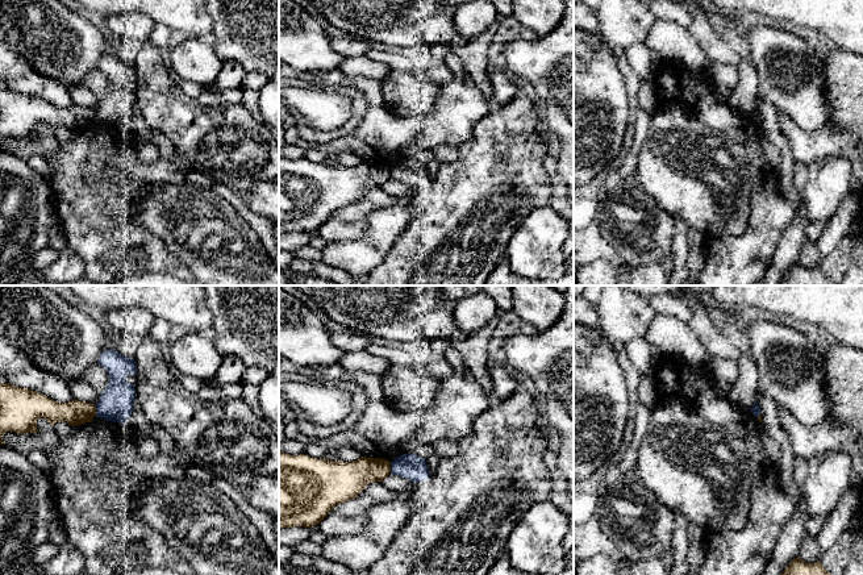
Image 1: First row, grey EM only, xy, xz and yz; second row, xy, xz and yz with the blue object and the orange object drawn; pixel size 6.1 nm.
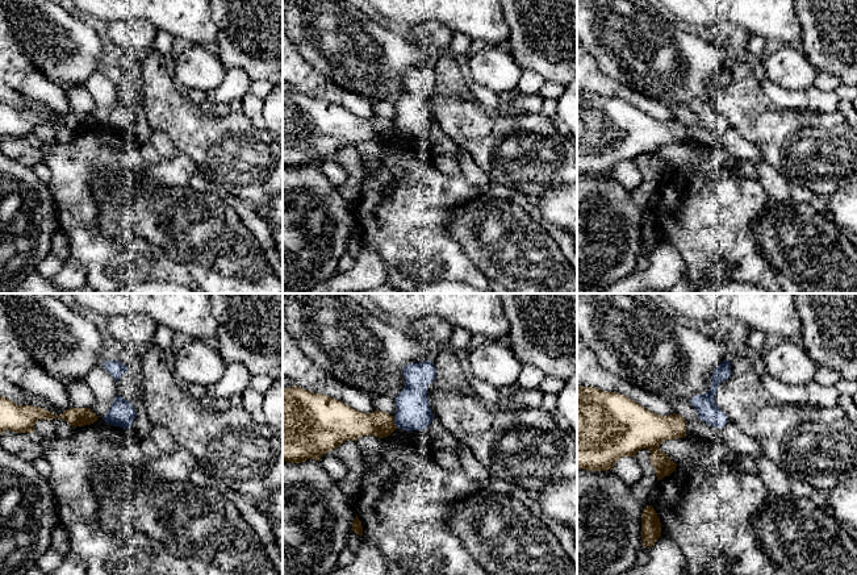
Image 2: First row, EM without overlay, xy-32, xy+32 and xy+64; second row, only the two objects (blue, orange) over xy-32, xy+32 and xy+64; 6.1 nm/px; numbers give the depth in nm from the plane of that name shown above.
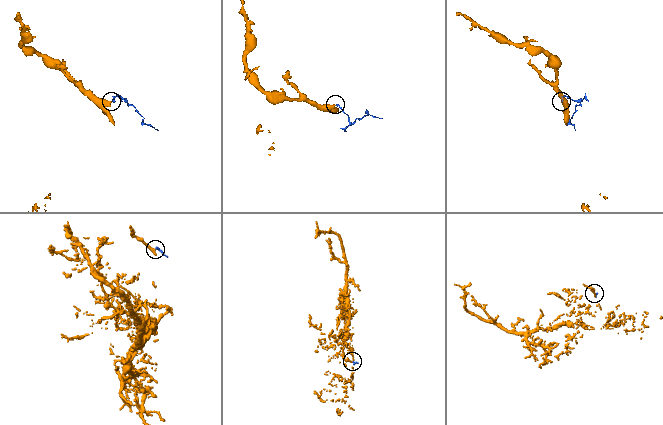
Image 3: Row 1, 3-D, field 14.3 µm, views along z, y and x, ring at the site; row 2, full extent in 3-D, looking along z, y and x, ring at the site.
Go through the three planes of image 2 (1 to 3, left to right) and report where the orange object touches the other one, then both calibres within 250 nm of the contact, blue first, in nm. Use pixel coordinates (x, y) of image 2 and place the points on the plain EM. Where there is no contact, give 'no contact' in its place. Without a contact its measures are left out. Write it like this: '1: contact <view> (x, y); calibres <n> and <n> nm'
1: no contact
2: contact xy+32 (394, 128); calibres 200 and 170 nm
3: no contact

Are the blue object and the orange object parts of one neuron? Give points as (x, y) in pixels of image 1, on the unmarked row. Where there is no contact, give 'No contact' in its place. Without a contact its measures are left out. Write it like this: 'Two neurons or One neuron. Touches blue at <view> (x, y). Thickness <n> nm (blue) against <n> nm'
Two neurons. Touches blue at xz (391, 173). Thickness 160 nm (blue) against 190 nm

